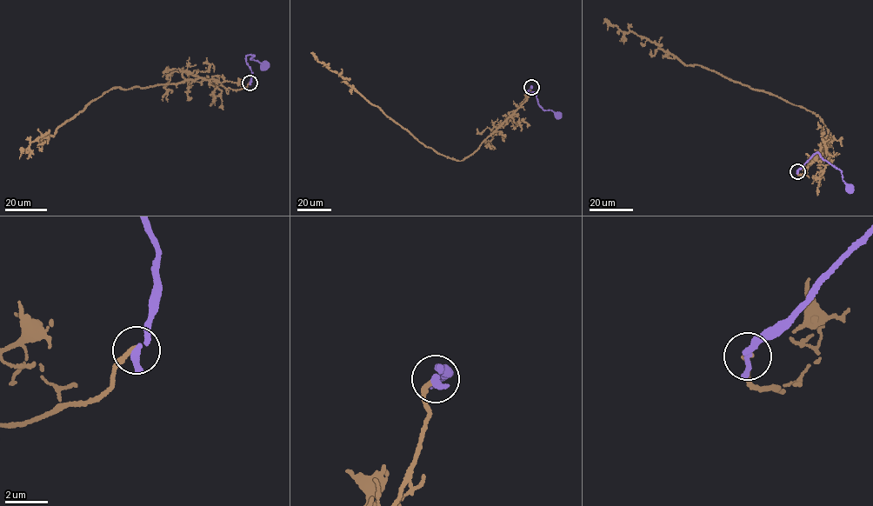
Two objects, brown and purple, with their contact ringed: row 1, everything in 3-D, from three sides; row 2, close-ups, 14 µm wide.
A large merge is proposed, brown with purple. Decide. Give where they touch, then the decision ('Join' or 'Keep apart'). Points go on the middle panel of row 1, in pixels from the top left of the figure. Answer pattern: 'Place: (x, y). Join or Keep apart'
Place: (531, 87). Keep apart

